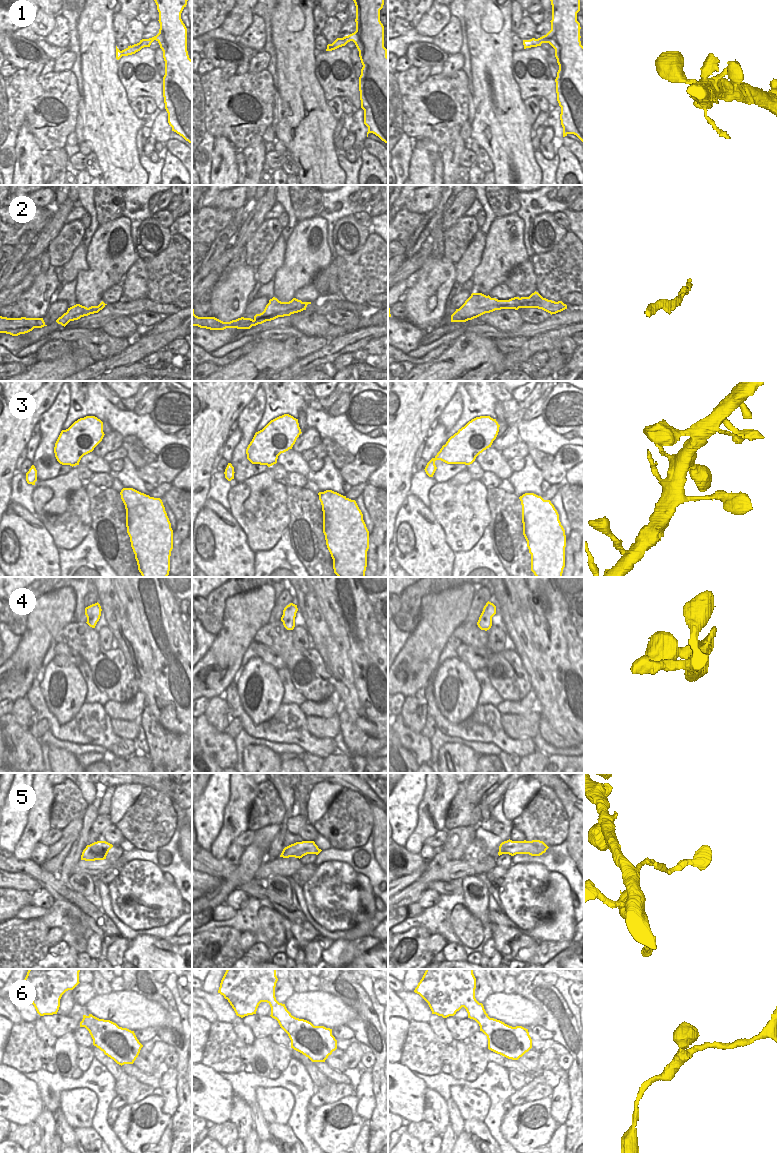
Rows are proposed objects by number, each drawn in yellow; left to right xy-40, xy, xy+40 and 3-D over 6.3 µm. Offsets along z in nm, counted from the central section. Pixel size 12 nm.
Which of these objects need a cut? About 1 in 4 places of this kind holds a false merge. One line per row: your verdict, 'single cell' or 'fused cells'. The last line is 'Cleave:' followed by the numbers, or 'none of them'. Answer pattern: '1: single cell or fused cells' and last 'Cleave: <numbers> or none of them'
1: single cell
2: single cell
3: single cell
4: single cell
5: single cell
6: single cell
Cleave: none of them

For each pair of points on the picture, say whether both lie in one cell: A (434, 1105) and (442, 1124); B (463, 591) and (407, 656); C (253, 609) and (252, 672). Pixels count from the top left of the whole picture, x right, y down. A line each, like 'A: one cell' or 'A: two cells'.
A: one cell
B: one cell
C: two cells

